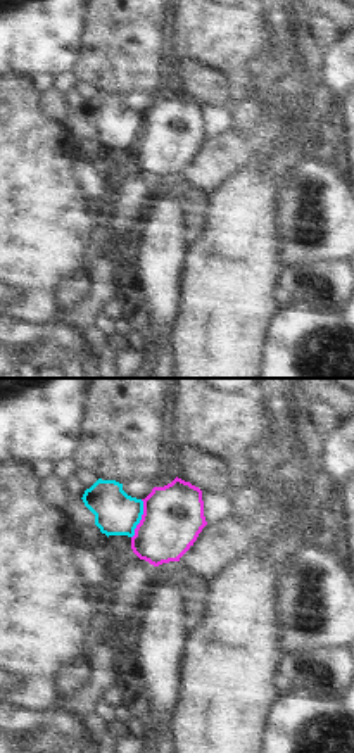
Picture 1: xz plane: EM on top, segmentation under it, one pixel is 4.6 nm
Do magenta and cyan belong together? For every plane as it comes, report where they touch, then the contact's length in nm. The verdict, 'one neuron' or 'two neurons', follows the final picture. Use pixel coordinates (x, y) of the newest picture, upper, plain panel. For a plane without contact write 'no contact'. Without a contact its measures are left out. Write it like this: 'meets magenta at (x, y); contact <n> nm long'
meets magenta at (142, 132); contact 190 nm long

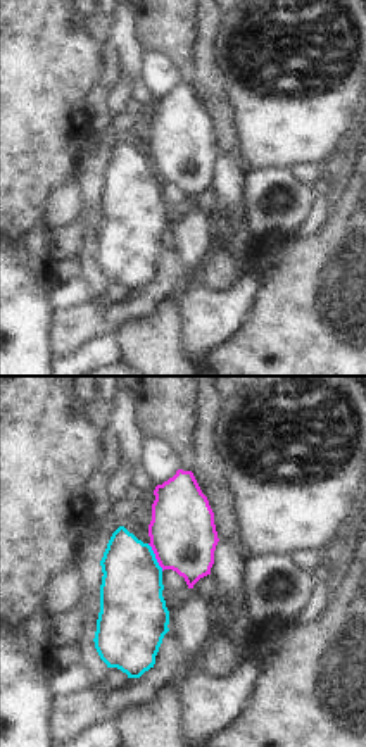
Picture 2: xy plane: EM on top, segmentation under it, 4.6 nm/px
meets magenta at (156, 171); contact 150 nm long

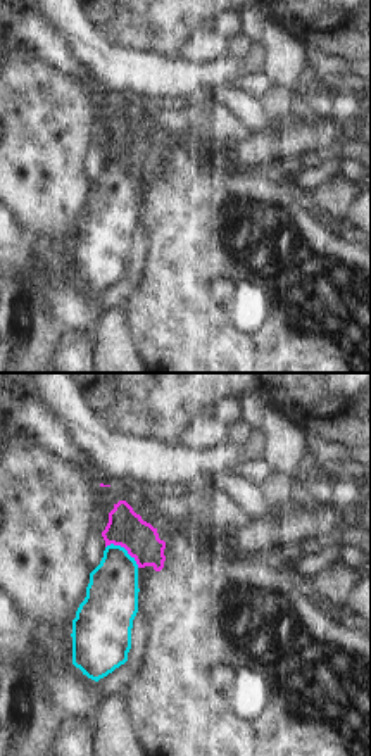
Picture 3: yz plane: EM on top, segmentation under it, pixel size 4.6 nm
meets magenta at (125, 161); contact 190 nm long

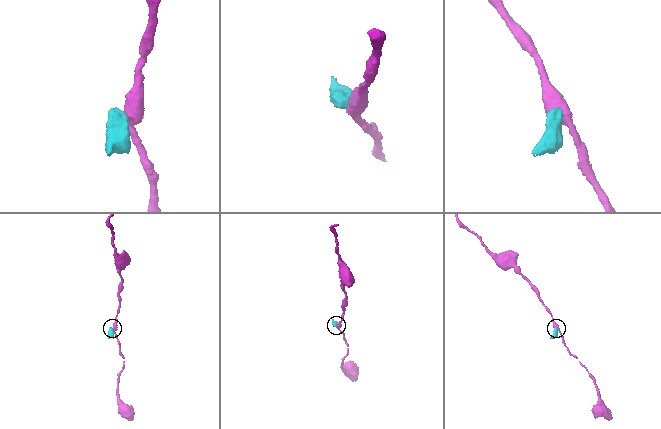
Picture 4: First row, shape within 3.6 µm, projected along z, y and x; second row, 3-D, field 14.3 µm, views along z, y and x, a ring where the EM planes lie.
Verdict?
two neurons

